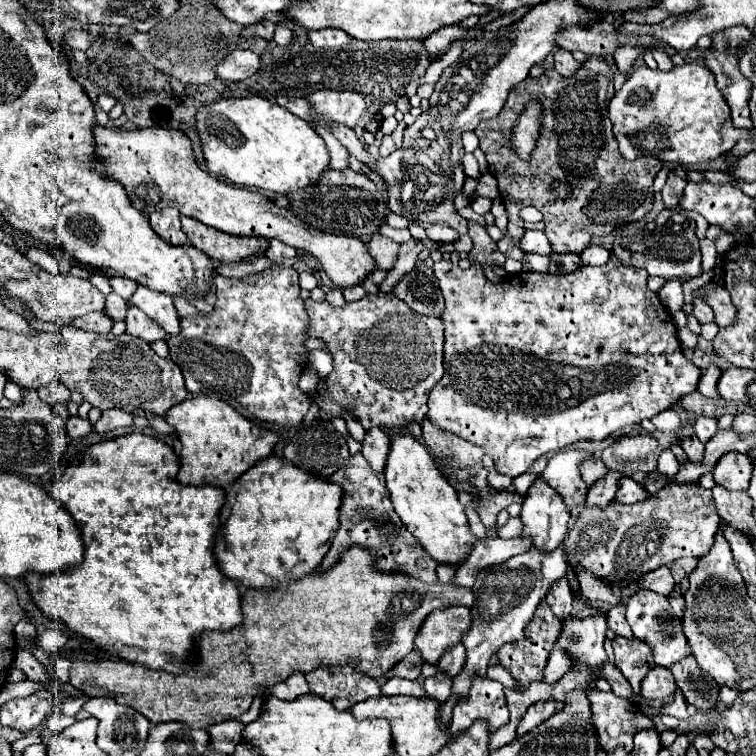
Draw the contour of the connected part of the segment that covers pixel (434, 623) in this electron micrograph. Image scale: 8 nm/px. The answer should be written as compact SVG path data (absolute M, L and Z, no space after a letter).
M448 607L430 613L416 635L414 649L422 655L424 663L436 665L440 655L460 643L460 637L470 627L470 609L468 607Z

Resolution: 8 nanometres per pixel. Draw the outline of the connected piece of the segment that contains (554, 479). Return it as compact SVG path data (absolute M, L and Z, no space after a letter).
M564 449L548 461L548 467L544 471L546 483L558 491L558 495L564 499L568 511L576 509L576 507L584 507L584 497L588 493L588 487L578 473L578 463L584 457L590 457L590 453Z

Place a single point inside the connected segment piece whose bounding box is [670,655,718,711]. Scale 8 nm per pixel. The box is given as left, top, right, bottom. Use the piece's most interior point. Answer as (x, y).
(699, 689)

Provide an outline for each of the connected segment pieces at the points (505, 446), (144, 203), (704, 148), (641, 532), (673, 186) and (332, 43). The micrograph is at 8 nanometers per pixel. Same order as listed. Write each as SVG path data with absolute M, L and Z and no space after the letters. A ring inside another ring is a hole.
M610 257L606 265L600 267L580 267L578 271L566 273L566 275L550 275L550 273L518 273L508 275L500 283L492 283L484 273L482 265L470 265L462 269L460 265L454 265L452 261L440 261L432 265L434 275L438 279L440 291L444 295L444 325L446 325L446 343L444 343L444 375L442 381L436 383L436 389L432 389L428 397L428 419L438 425L444 431L450 431L470 443L480 445L492 459L500 473L508 477L518 477L530 469L534 459L538 459L544 453L558 451L566 445L572 445L582 439L600 441L614 431L640 423L642 419L652 419L664 409L672 409L680 397L692 393L698 389L698 381L702 371L684 357L672 317L668 309L660 303L660 297L652 293L646 287L648 273L644 269L632 269L628 265L620 265L618 257ZM498 347L510 347L518 349L524 355L536 355L536 357L512 357L512 355L498 355Z
M96 125L94 137L96 155L104 161L108 177L124 185L132 205L146 217L154 211L174 207L180 211L180 215L198 219L204 225L230 235L280 239L290 247L314 255L320 261L326 275L340 287L358 285L370 271L374 271L374 261L368 255L366 245L358 237L322 233L318 229L308 227L290 209L278 207L274 201L260 195L258 191L222 185L220 179L200 169L194 157L190 137L186 137L178 129L170 131L162 127L152 127L140 131L126 131Z
M692 61L670 71L648 67L632 71L608 105L620 153L626 159L656 153L666 163L702 165L728 153L738 139L750 139L752 133L732 125L730 107L714 79L708 67ZM658 147L662 149L660 153Z
M672 483L664 487L656 497L652 497L652 501L634 505L620 505L618 501L610 501L604 507L586 507L572 521L572 527L564 539L564 553L568 557L570 567L582 565L596 581L602 581L612 589L622 589L630 583L638 583L644 573L662 565L670 565L682 557L704 557L714 543L718 523L720 515L712 501L710 489L702 489L698 483Z
M668 173L668 181L666 181L664 189L662 189L662 199L664 199L664 205L666 205L666 207L678 205L686 183L688 183L688 181L686 181L684 177L678 177L678 175L674 175L674 173Z
M320 29L320 31L308 31L308 39L318 49L340 49L350 43L350 35L340 29Z

